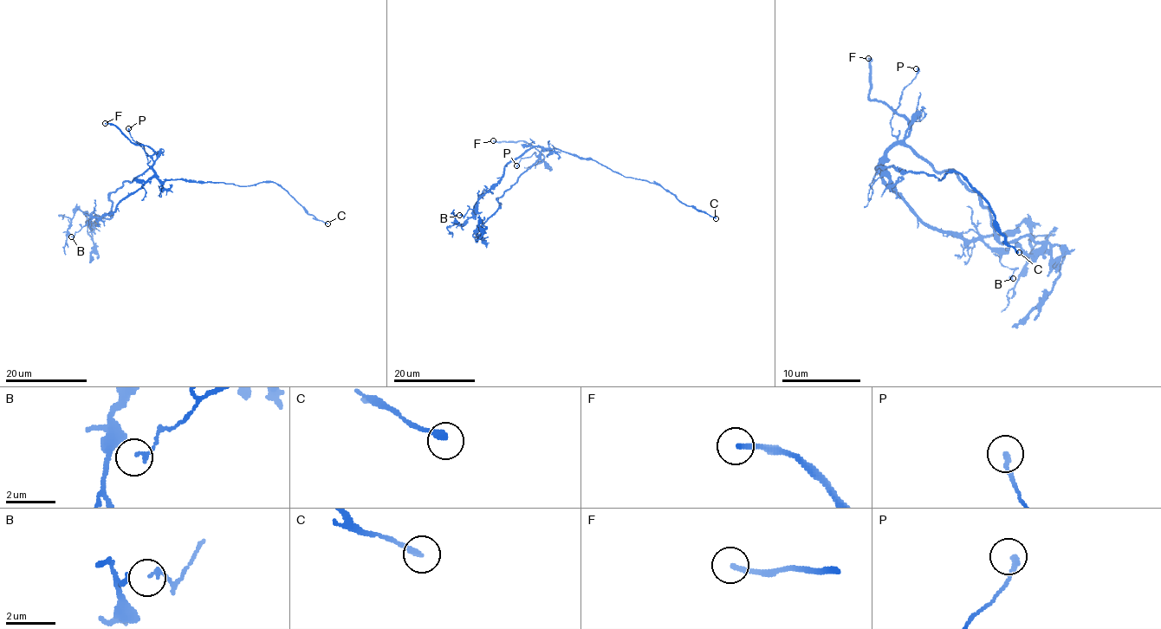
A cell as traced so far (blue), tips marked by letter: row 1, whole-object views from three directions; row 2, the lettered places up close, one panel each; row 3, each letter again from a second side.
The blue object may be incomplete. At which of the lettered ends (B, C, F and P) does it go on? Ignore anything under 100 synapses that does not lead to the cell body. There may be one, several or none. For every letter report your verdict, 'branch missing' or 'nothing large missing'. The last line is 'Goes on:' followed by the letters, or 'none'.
B: nothing large missing
C: nothing large missing
F: branch missing
P: nothing large missing
Goes on: F

